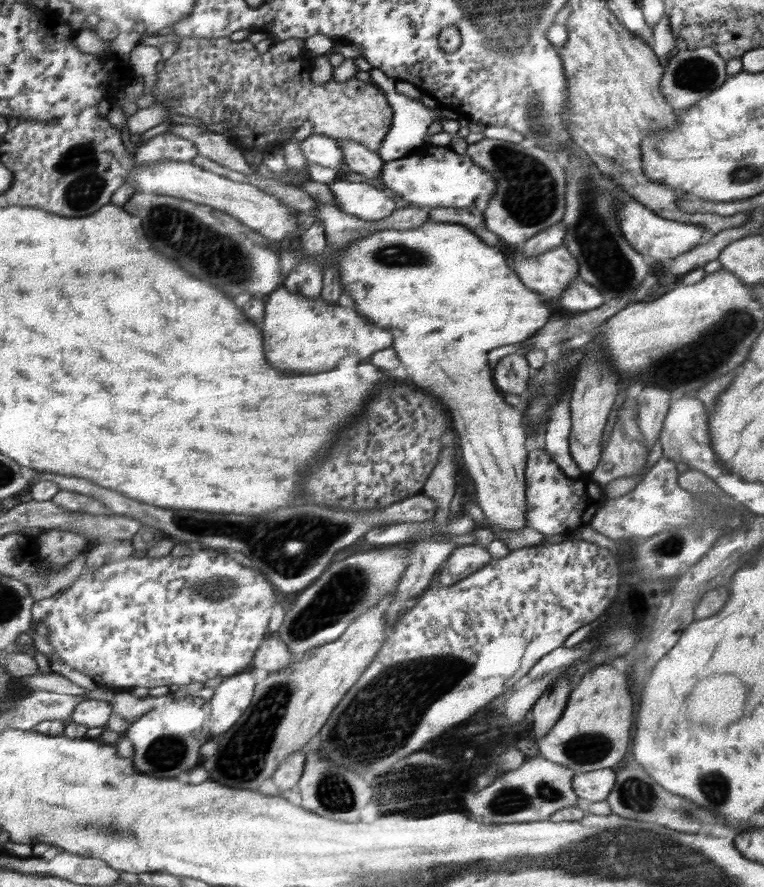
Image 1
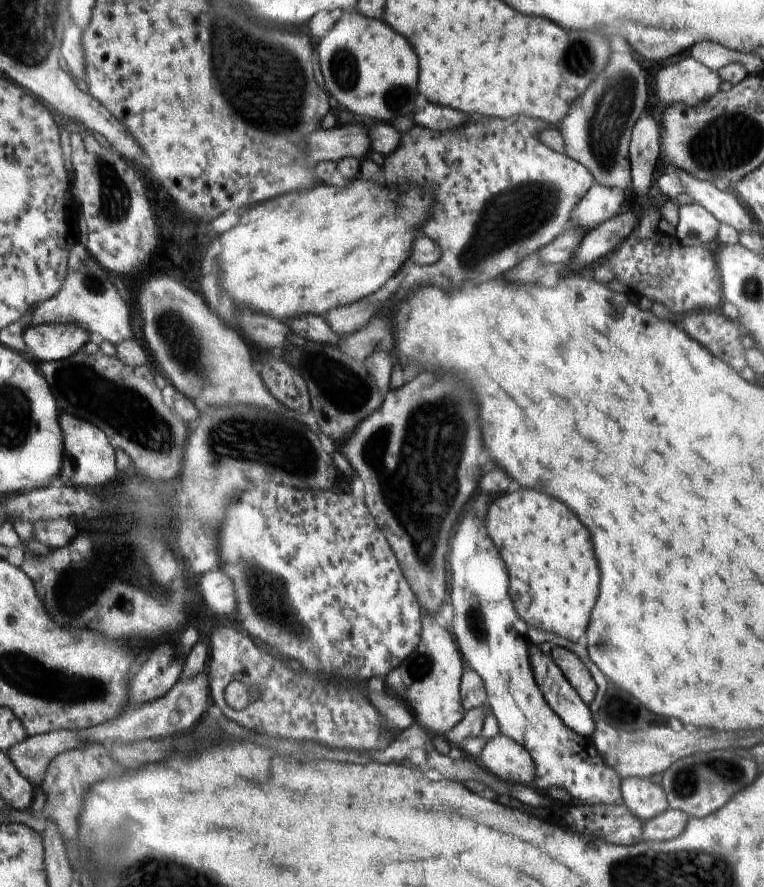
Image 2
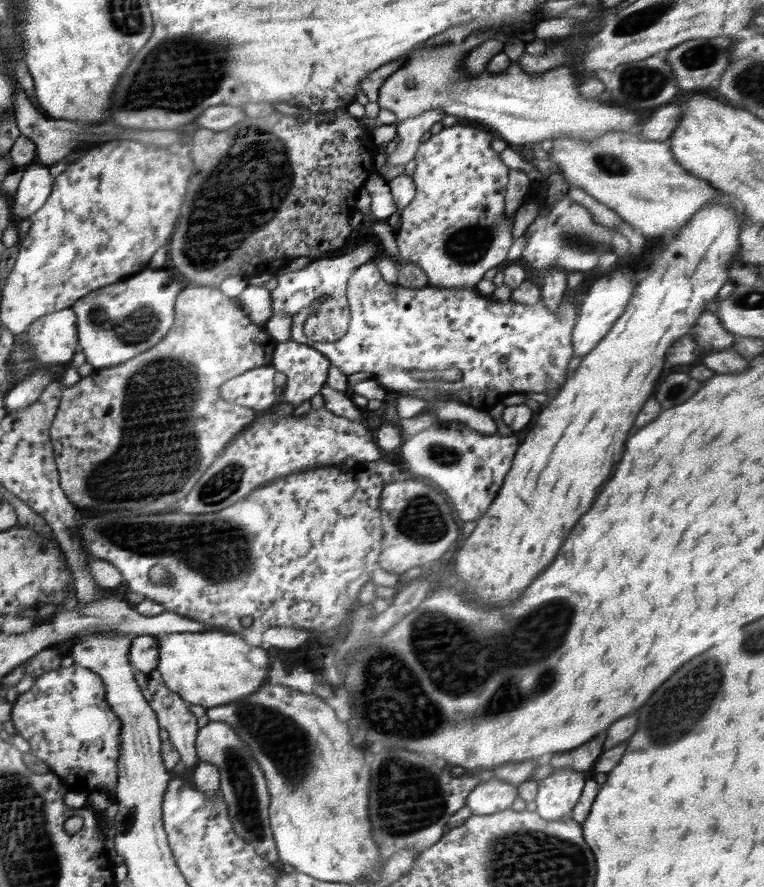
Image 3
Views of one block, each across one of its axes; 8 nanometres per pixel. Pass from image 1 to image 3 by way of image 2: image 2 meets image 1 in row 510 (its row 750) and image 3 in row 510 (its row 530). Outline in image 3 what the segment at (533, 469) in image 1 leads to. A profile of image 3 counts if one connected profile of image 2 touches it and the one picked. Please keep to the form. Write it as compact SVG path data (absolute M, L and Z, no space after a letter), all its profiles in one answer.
M438 420L430 429L405 438L400 446L400 454L402 454L402 448L404 448L404 464L408 466L408 470L414 476L426 476L438 484L446 492L446 496L452 500L457 518L463 524L471 520L477 521L498 498L499 491L502 490L502 486L506 482L506 474L510 470L512 458L518 450L518 438L516 438L516 434L511 436L485 435L471 430L462 421Z

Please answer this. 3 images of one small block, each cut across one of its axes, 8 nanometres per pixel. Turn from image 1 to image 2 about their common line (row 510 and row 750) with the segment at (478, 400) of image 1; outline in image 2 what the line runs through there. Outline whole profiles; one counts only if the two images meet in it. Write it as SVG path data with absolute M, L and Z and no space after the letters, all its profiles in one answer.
M498 734L482 749L480 762L483 768L509 783L530 784L535 780L535 761L531 753L517 741Z

